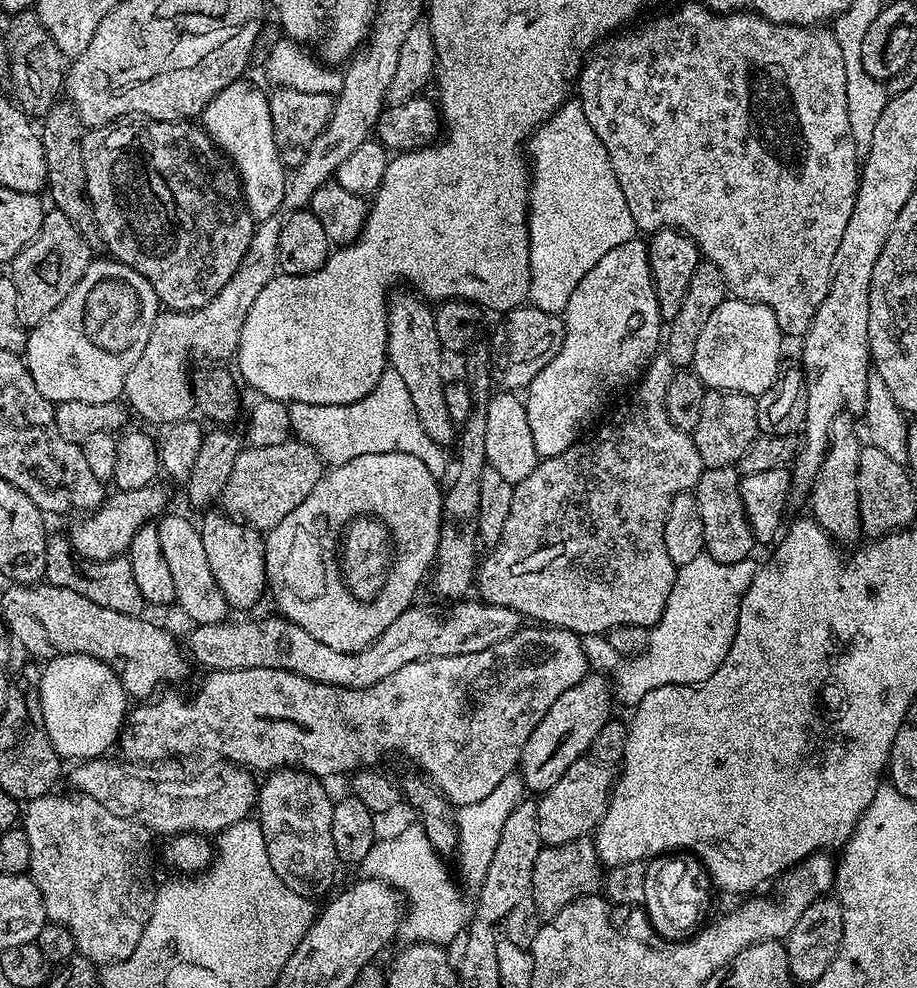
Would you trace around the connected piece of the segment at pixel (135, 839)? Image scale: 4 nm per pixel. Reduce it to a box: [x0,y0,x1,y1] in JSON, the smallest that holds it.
[22,794,154,966]

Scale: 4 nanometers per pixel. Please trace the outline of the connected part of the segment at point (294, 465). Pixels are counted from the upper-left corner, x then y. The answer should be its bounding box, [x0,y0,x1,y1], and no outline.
[223,438,322,530]

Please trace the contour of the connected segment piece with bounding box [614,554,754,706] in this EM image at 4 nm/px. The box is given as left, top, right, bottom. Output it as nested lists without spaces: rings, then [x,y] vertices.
[[[705,554],[694,558],[694,562],[683,565],[677,571],[664,617],[648,633],[648,648],[639,656],[625,659],[625,664],[616,672],[616,680],[614,676],[614,696],[619,703],[621,700],[629,706],[641,704],[651,692],[671,684],[699,686],[717,672],[728,656],[728,651],[732,649],[732,640],[736,637],[740,604],[753,583],[752,563],[751,559],[747,559],[737,564],[723,564],[714,562]]]

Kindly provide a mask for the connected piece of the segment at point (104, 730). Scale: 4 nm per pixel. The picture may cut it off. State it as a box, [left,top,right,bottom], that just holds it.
[38,654,128,758]

